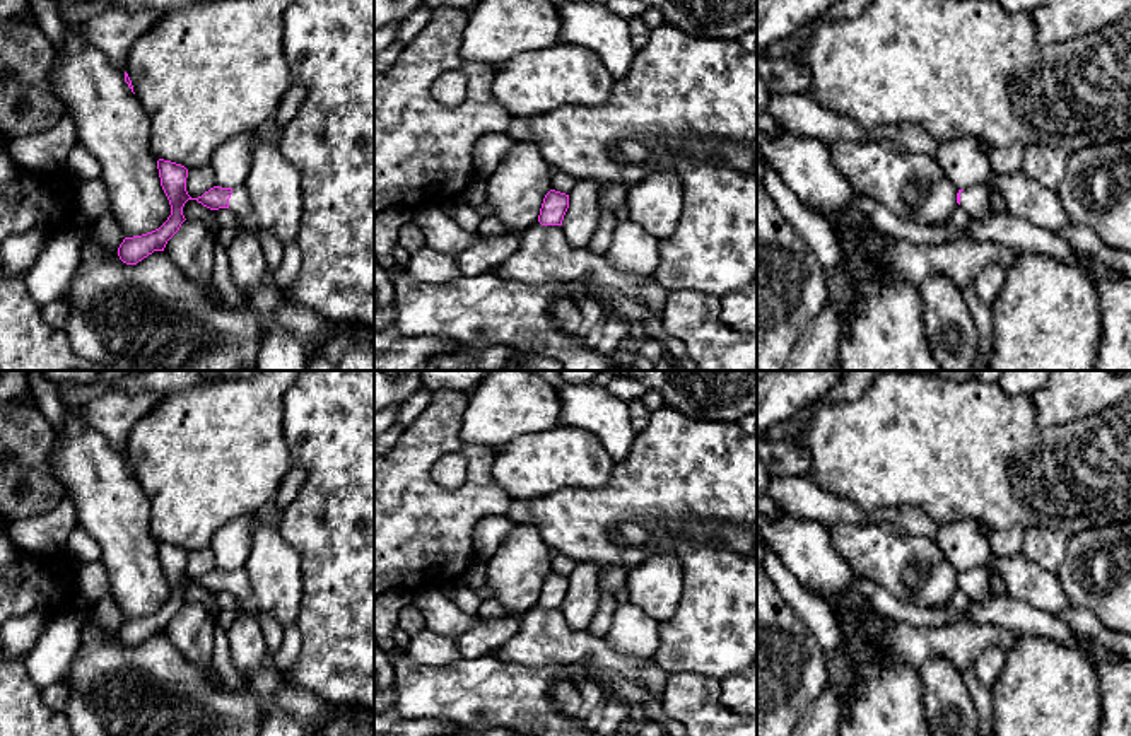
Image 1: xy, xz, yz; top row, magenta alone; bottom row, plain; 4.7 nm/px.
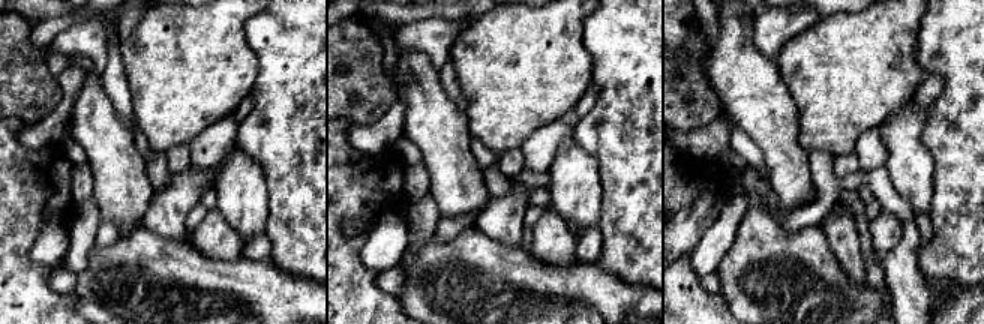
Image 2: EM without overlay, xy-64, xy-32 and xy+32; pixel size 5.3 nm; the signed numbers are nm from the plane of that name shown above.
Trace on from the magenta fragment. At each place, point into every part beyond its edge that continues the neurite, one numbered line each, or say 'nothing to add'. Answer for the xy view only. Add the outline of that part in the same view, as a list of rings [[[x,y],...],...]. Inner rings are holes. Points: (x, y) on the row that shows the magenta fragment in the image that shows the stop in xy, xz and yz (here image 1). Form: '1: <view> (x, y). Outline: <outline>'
1: xy (240, 202). Outline: [[[244,186],[232,188],[229,208],[237,215],[241,229],[258,234],[256,222],[249,207],[249,196]]]

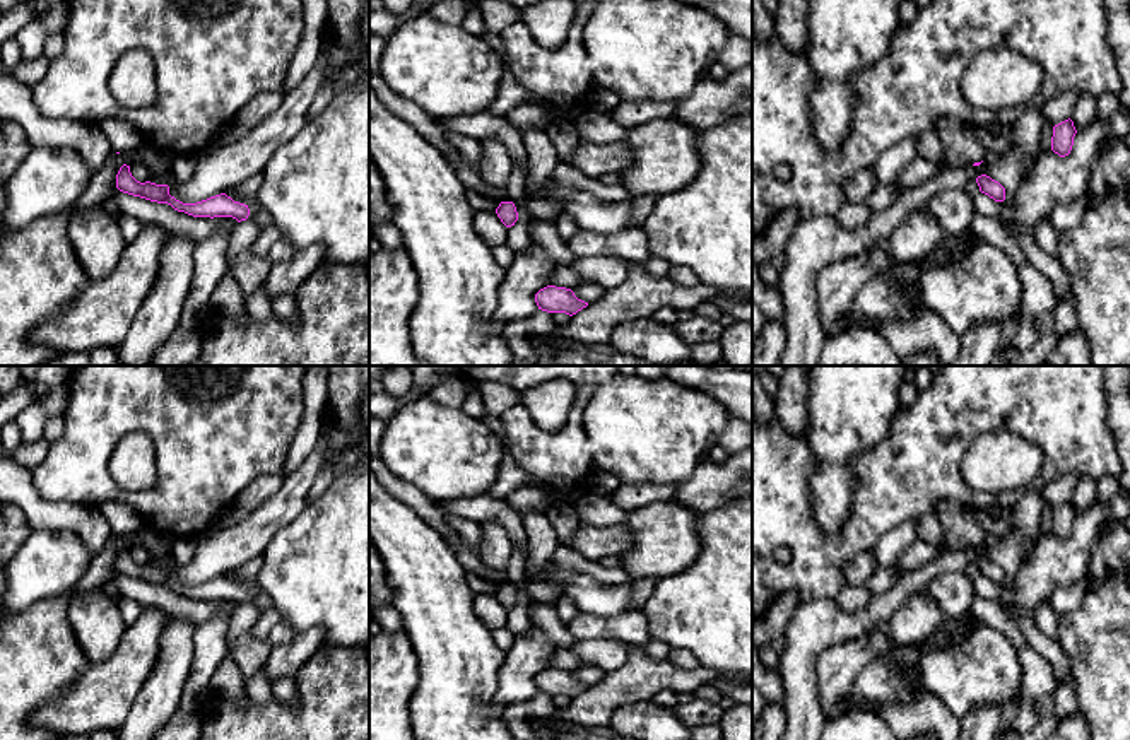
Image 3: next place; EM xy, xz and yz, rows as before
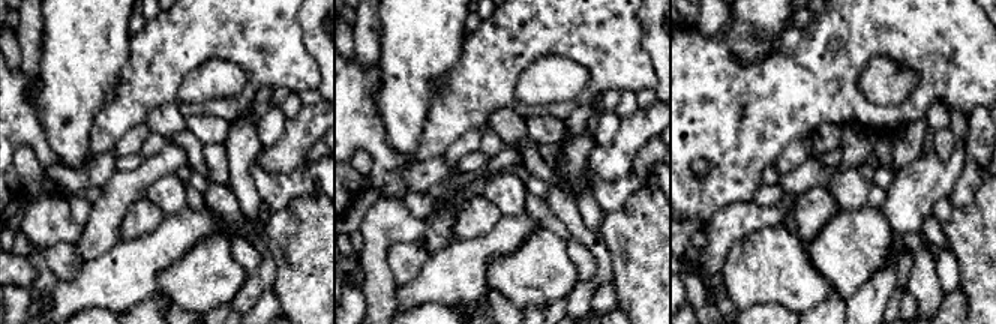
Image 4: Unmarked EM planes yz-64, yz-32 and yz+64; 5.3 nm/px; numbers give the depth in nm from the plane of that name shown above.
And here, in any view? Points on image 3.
nothing to add

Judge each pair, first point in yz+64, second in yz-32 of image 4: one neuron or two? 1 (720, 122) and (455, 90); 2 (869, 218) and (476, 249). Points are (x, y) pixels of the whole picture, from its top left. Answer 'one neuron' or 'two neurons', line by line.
1: one neuron
2: two neurons

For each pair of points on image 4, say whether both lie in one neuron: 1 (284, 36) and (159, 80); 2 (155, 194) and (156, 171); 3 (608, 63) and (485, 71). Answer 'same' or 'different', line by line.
1: same
2: different
3: same

